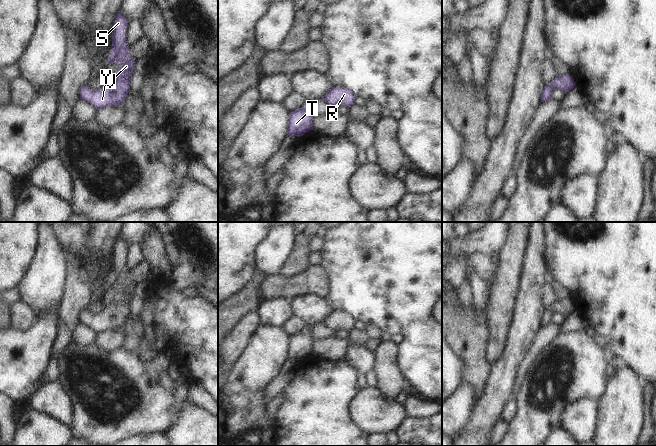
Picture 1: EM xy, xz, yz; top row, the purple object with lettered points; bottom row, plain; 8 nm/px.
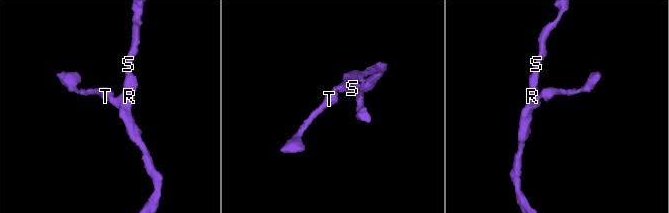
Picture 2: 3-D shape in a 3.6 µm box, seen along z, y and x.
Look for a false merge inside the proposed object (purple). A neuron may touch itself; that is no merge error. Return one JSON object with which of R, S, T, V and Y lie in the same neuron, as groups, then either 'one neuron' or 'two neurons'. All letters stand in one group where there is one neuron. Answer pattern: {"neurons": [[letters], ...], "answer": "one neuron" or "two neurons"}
{"neurons": [["R", "S", "T", "V", "Y"]], "answer": "one neuron"}

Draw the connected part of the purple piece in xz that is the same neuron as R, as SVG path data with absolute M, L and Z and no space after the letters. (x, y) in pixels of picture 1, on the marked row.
M333 86L322 99L335 107L339 105L351 107L356 95L345 87Z

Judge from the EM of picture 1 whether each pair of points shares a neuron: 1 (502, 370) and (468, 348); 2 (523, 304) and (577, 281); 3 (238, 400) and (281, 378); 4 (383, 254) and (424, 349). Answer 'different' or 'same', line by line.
1: different
2: different
3: different
4: same

